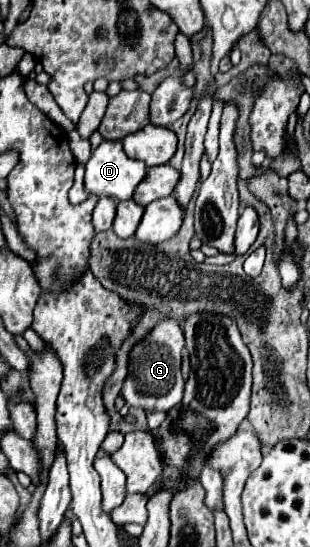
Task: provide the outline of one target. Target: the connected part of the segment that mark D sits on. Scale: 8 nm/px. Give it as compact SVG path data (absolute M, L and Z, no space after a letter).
M102 141L86 163L84 187L98 197L132 199L136 185L146 177L146 165L126 157L122 141Z

